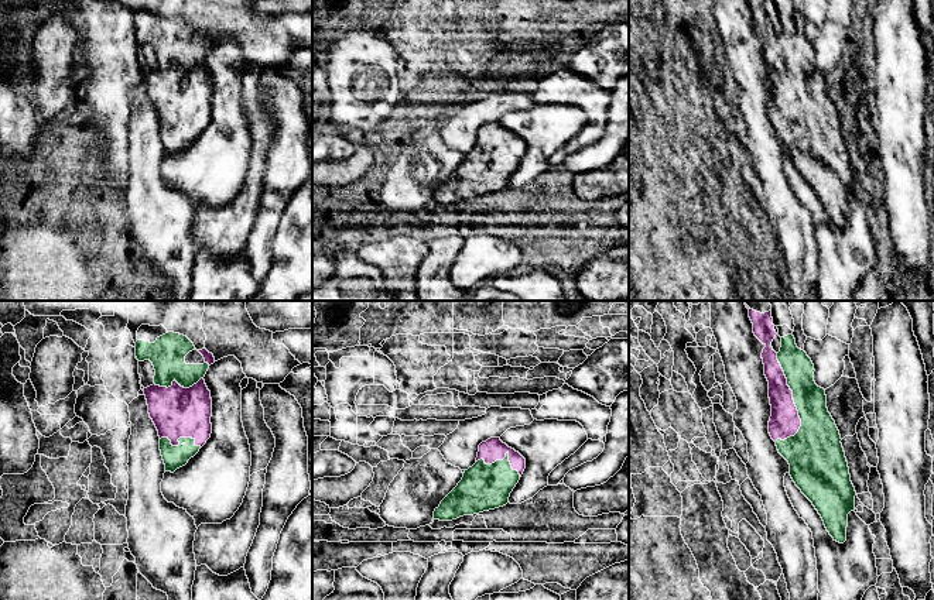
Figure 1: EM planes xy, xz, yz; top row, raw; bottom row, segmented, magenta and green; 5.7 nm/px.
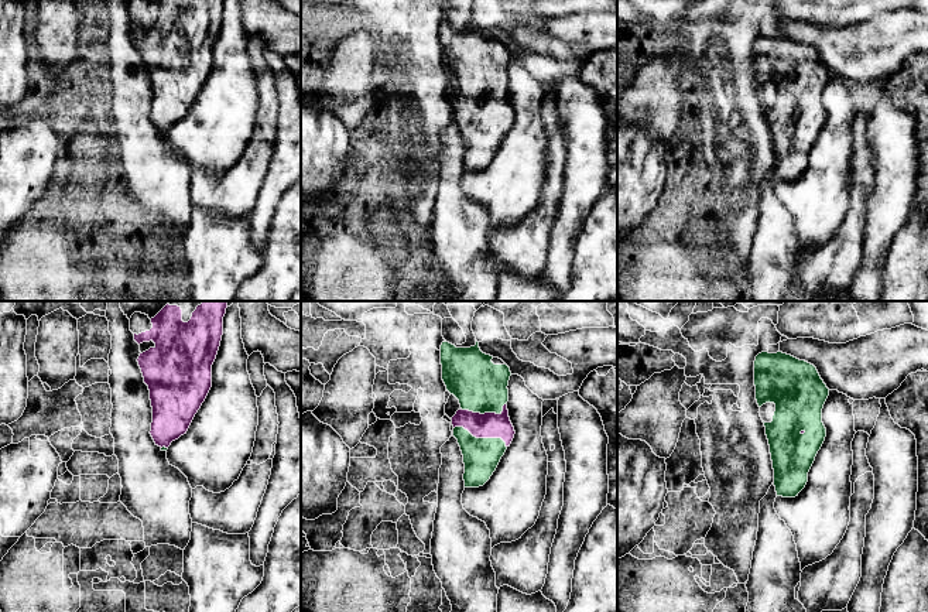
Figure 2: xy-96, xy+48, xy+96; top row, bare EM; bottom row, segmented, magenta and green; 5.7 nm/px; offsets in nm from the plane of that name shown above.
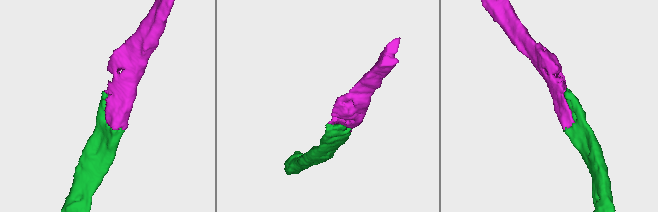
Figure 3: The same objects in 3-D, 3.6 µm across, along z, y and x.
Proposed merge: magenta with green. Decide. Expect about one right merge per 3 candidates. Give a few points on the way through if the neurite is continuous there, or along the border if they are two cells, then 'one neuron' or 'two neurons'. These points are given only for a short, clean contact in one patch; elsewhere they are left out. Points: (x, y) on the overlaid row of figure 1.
one neuron

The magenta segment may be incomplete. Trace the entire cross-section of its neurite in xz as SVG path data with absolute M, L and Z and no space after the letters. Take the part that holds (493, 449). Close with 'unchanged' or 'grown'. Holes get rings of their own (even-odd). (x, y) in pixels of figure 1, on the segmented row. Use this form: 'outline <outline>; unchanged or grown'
outline M500 438L482 442L476 463L435 508L434 520L452 521L506 505L524 469L526 459Z; grown

